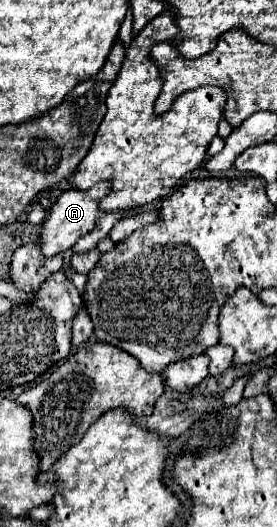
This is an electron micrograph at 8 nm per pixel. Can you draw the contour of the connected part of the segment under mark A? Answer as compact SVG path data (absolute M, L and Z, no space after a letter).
M97 183L93 185L91 189L87 191L65 191L61 193L61 197L53 203L49 215L45 217L43 225L41 225L41 231L39 231L39 247L41 247L41 255L43 257L53 257L53 255L59 255L67 249L71 249L75 245L75 241L89 233L93 227L95 227L95 217L99 217L99 201L105 197L105 193L109 191L107 187L109 183Z

